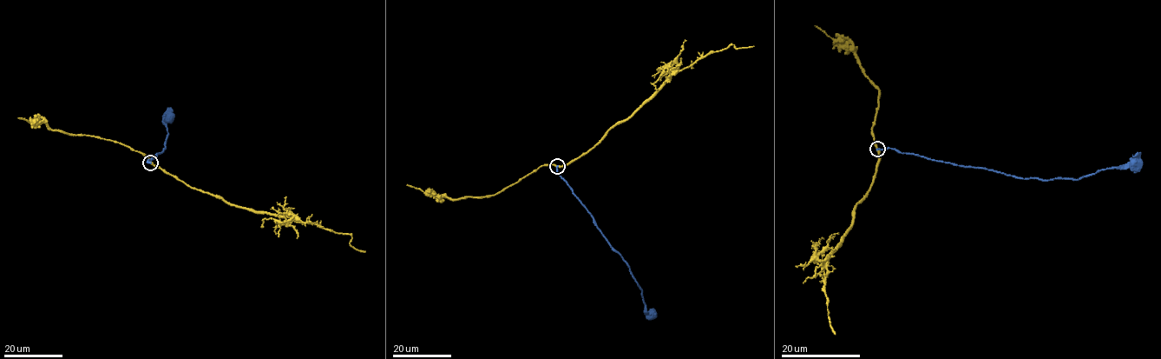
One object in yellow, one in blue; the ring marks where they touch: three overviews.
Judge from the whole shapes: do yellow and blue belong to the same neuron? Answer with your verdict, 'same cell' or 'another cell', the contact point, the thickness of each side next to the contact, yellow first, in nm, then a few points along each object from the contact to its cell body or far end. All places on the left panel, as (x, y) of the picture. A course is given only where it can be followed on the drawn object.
another cell; place (150, 162); calibres 400 and 320 nm; course yellow (150, 162), (192, 187), (231, 203), (348, 233), (351, 236), (350, 244), (365, 252); course blue (150, 162), (147, 160), (156, 156), (165, 146), (167, 132), (163, 123), (168, 116)

